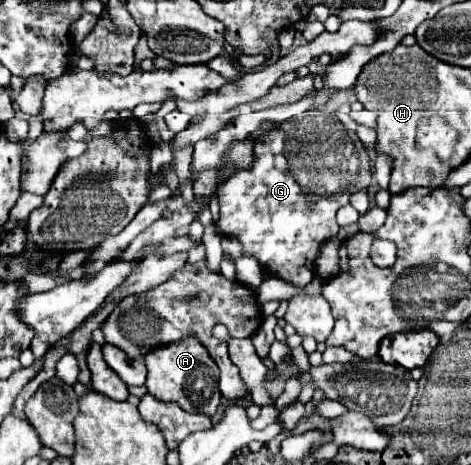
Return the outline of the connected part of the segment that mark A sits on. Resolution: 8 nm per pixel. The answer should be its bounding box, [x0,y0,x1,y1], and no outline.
[145,335,219,417]

